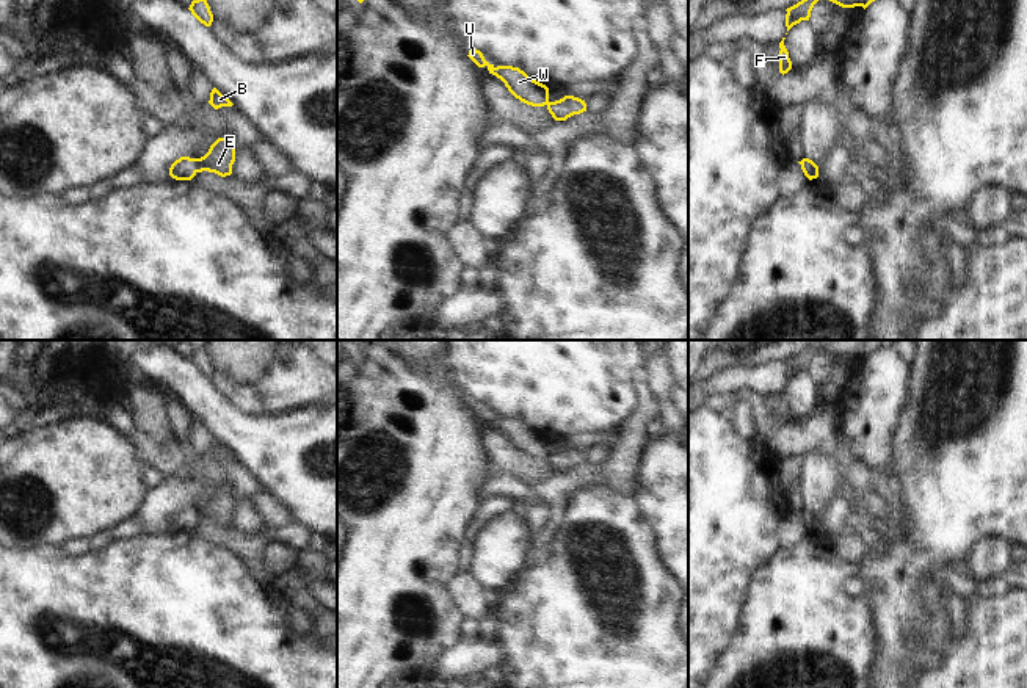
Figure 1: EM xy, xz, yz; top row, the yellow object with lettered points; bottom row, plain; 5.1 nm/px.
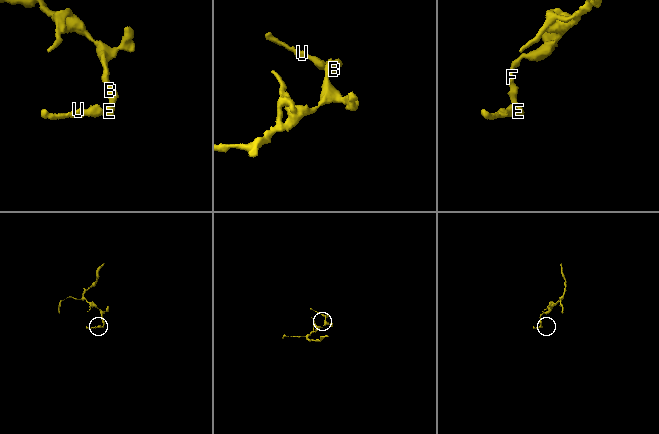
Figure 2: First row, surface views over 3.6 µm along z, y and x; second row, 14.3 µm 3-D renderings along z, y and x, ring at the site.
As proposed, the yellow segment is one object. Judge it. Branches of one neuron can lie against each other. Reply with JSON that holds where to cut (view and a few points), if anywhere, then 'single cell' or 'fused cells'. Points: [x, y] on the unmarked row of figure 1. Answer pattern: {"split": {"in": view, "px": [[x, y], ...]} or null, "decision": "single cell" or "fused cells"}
{"split": null, "decision": "single cell"}

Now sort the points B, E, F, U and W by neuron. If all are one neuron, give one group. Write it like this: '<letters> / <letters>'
B E F U W

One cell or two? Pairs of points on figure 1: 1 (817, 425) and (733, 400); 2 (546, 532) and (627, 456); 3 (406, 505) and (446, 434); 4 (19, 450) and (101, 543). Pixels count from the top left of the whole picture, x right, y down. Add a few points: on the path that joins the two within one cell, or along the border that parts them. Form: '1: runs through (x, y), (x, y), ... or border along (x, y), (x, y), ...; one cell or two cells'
1: runs through (795, 431), (780, 431), (754, 403); one cell
2: runs through (555, 505), (555, 497), (576, 477), (601, 474); one cell
3: runs through (408, 488), (413, 467), (428, 452); one cell
4: border along (107, 530), (90, 539); two cells

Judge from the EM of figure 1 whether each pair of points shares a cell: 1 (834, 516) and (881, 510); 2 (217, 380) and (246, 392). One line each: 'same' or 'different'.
1: same
2: same

